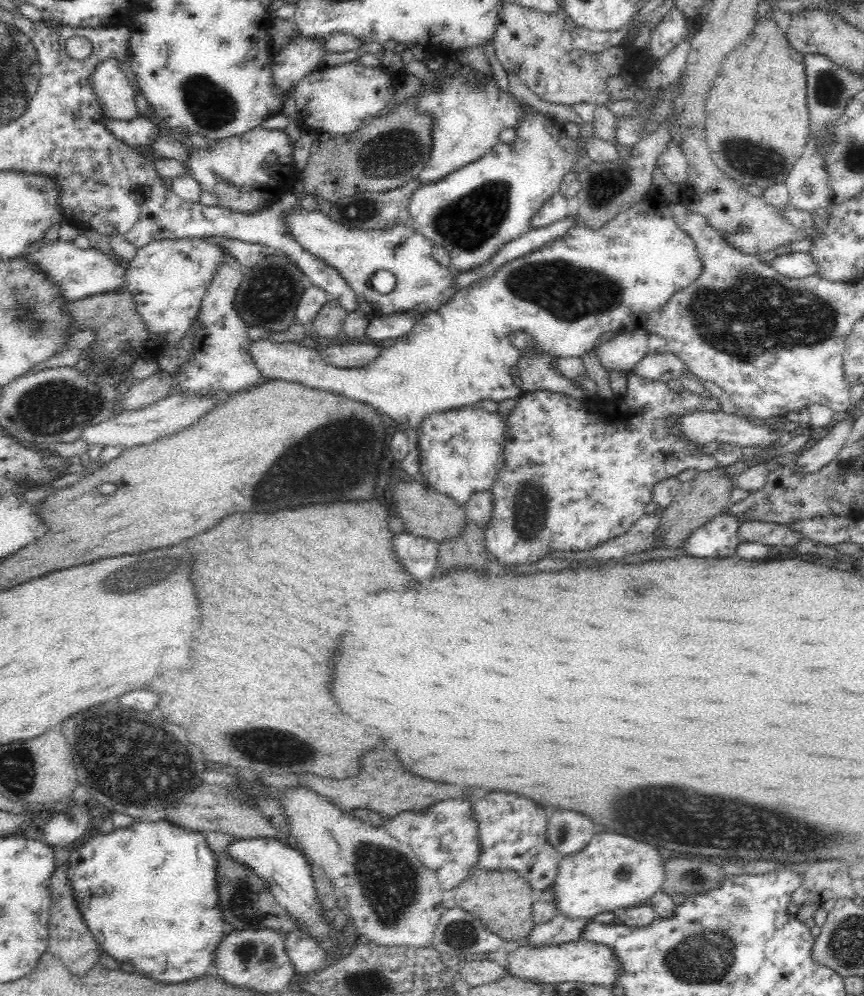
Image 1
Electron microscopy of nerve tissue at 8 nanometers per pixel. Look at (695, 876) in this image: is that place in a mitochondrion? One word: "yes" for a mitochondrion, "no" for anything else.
yes

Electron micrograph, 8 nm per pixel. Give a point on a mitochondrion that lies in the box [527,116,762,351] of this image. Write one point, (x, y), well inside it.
(603, 188)

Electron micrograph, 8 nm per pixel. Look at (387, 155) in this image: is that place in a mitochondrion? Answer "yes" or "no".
yes

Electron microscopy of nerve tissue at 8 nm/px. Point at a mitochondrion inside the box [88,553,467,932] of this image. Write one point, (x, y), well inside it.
(391, 881)

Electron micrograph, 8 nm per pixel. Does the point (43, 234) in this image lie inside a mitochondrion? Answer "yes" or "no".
no

